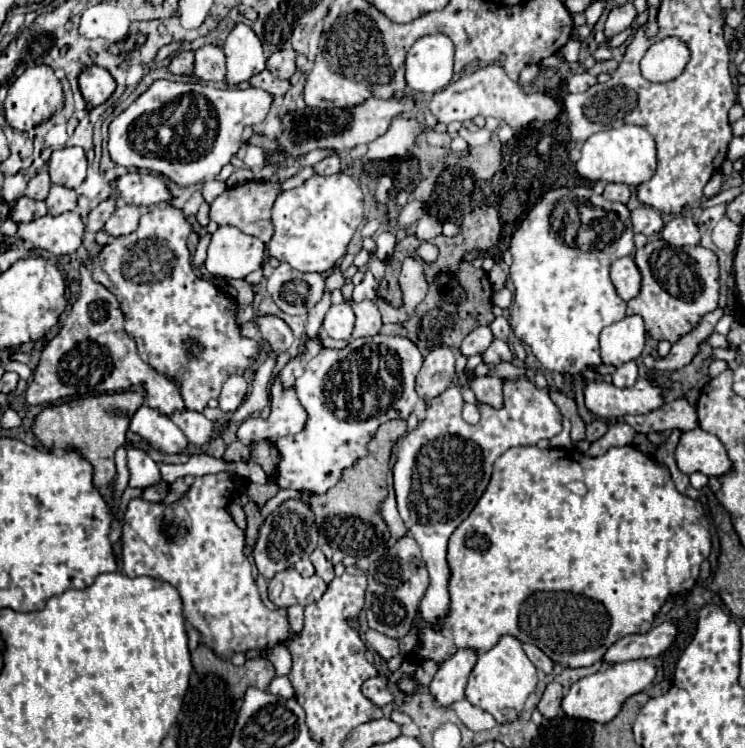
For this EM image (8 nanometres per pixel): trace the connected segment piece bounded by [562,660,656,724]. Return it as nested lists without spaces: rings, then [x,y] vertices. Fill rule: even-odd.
[[[630,660],[630,662],[614,664],[606,670],[600,670],[592,676],[574,682],[572,688],[566,692],[566,696],[562,698],[562,710],[570,718],[582,718],[602,724],[610,722],[620,712],[624,700],[630,698],[632,694],[642,692],[648,684],[652,684],[654,676],[656,676],[656,668],[648,660]]]

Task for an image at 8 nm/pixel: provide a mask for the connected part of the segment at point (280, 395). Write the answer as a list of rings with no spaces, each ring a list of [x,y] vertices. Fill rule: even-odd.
[[[274,378],[270,388],[270,416],[264,418],[246,418],[238,428],[238,440],[248,448],[256,442],[276,442],[276,438],[298,434],[304,430],[308,414],[300,406],[294,388],[284,390],[280,378]]]

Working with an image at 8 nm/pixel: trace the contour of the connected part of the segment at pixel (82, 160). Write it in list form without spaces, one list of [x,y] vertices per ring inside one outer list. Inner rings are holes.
[[[66,146],[62,150],[56,150],[48,160],[52,184],[60,184],[66,188],[78,188],[86,178],[88,166],[84,148],[78,146]]]

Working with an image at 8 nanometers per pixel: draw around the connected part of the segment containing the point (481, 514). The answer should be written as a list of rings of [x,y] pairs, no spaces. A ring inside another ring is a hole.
[[[536,446],[510,448],[508,452],[504,452],[494,462],[494,474],[492,474],[492,480],[490,480],[486,492],[482,494],[482,498],[478,500],[478,504],[474,506],[470,516],[450,536],[448,556],[446,556],[448,566],[450,566],[450,608],[448,608],[448,614],[444,618],[438,618],[436,624],[426,624],[420,618],[420,612],[416,614],[414,626],[418,628],[418,642],[420,644],[418,644],[418,650],[410,652],[406,658],[414,660],[414,662],[434,660],[434,662],[442,664],[452,654],[456,654],[458,650],[464,650],[464,648],[470,648],[474,652],[490,650],[492,646],[496,646],[496,642],[502,636],[510,634],[510,636],[518,638],[520,642],[532,642],[550,660],[556,660],[556,664],[560,664],[564,668],[592,666],[594,662],[602,660],[606,648],[610,648],[618,640],[618,634],[620,636],[646,634],[652,628],[654,618],[656,618],[658,610],[662,608],[664,600],[668,598],[668,594],[686,592],[694,586],[694,582],[698,580],[700,564],[704,558],[708,558],[710,548],[712,548],[710,530],[708,530],[708,522],[706,522],[702,504],[698,500],[692,500],[692,498],[680,494],[676,490],[672,478],[670,478],[668,468],[660,466],[654,458],[642,454],[638,448],[634,448],[634,446],[610,448],[604,456],[598,456],[598,458],[586,456],[576,448],[568,448],[568,450],[558,450],[558,448],[540,450]],[[574,480],[580,480],[586,484],[586,488],[588,488],[586,496],[576,496],[566,488]]]

